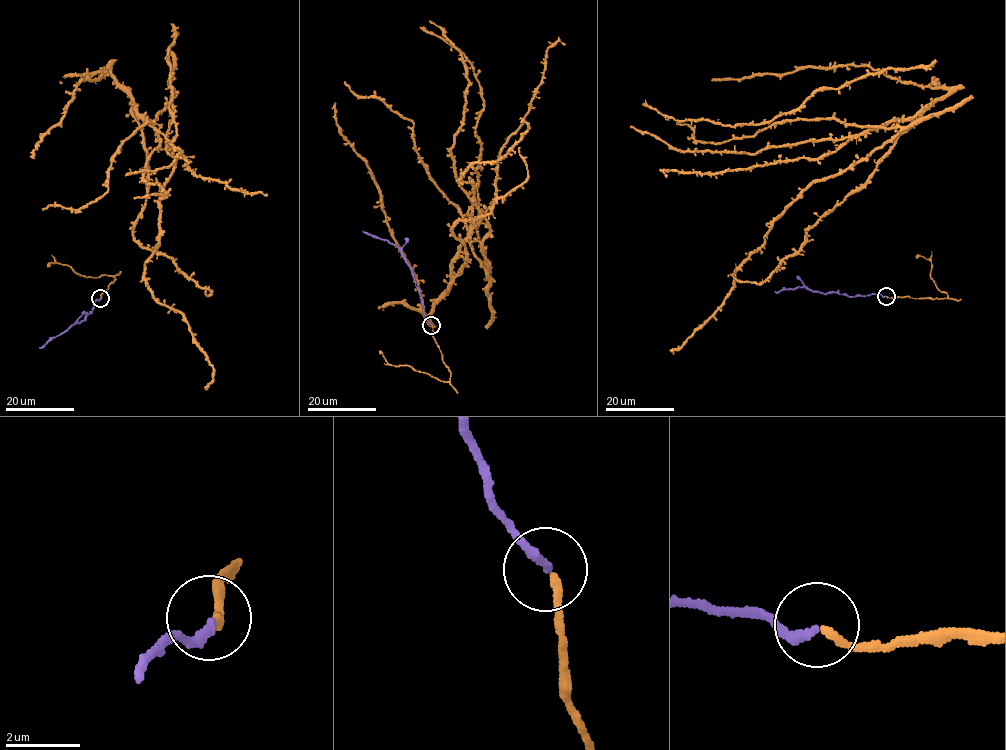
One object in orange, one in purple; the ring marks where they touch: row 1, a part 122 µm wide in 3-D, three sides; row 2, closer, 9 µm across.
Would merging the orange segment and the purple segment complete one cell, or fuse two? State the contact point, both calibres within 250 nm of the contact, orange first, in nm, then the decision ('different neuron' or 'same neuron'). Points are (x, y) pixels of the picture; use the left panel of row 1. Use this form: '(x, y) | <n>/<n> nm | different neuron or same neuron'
(100, 298) | 200/240 nm | same neuron

